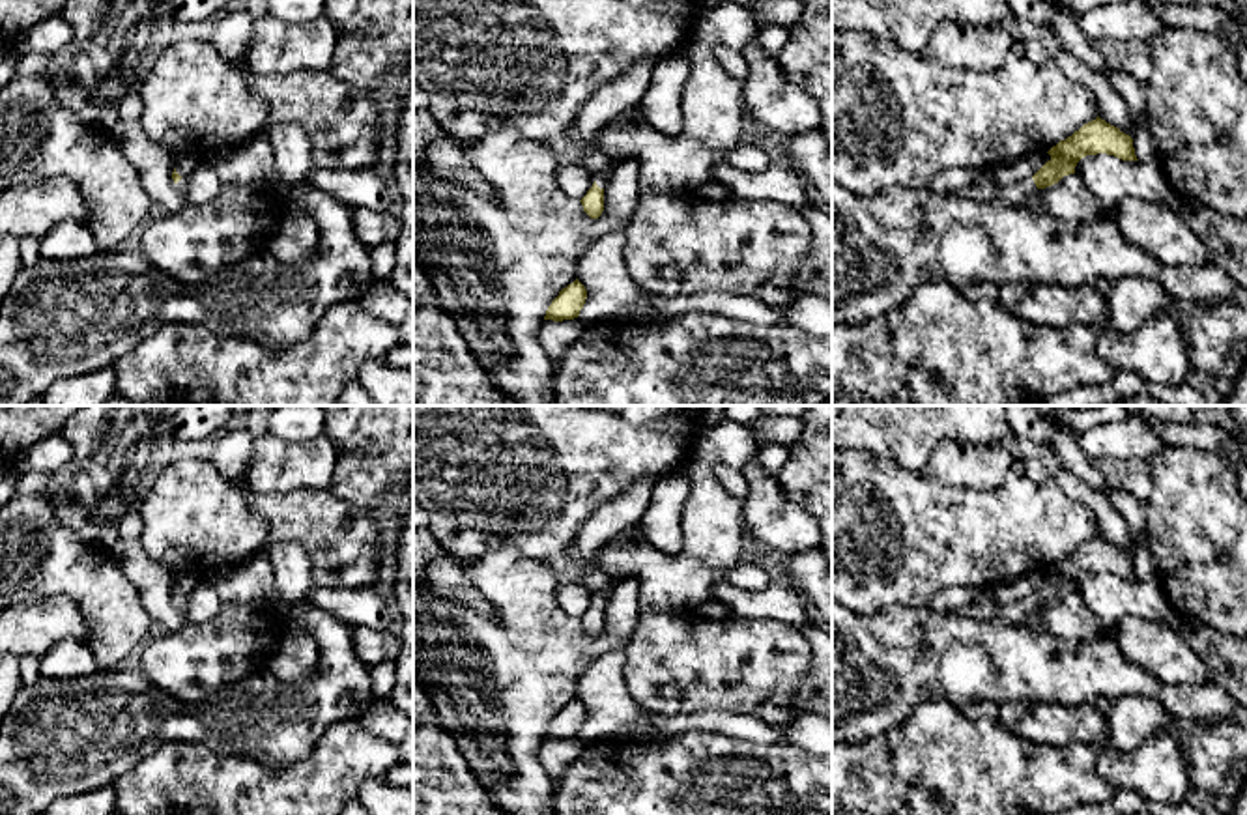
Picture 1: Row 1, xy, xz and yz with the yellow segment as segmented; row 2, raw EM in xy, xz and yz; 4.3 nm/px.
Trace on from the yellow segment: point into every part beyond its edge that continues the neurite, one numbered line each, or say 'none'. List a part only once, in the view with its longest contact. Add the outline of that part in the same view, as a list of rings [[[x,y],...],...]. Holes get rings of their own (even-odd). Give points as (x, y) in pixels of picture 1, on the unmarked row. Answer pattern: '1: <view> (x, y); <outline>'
1: xz (614, 576); [[[608,572],[608,574],[609,574],[608,591],[604,594],[600,594],[598,598],[595,598],[600,608],[606,606],[606,602],[608,602],[609,594],[613,593],[617,581],[624,576],[621,572]]]

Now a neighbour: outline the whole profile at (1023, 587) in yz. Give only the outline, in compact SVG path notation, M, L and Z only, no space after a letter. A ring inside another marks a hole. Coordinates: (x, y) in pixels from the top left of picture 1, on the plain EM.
M1047 570L1017 578L1010 583L995 587L991 593L998 604L1010 604L1021 598L1032 598L1032 594L1047 581L1051 574Z

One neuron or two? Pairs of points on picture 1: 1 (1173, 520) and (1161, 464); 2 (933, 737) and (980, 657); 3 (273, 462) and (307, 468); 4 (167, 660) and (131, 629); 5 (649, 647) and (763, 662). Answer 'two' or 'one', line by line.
1: one
2: two
3: one
4: two
5: one

